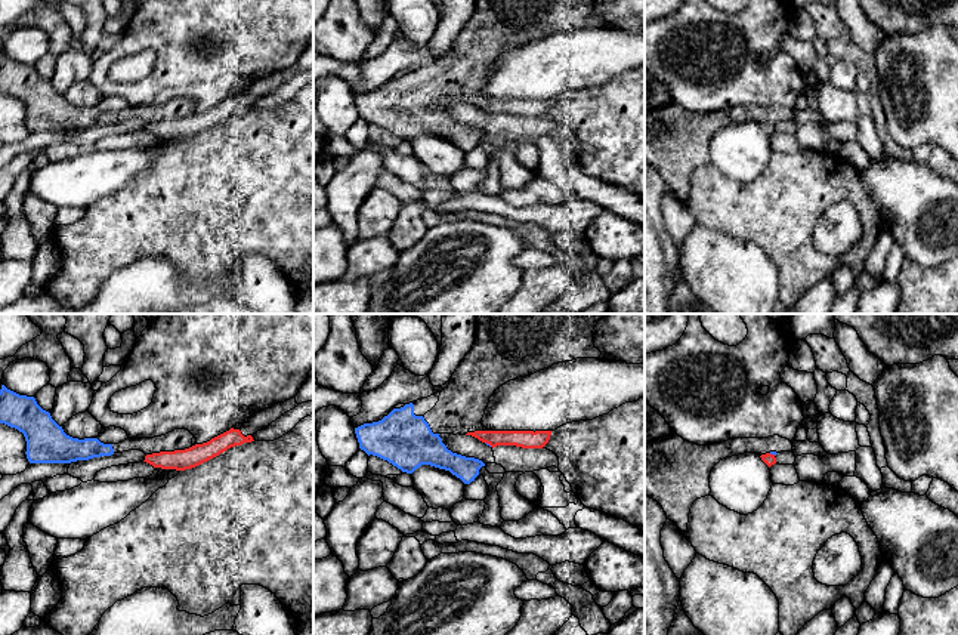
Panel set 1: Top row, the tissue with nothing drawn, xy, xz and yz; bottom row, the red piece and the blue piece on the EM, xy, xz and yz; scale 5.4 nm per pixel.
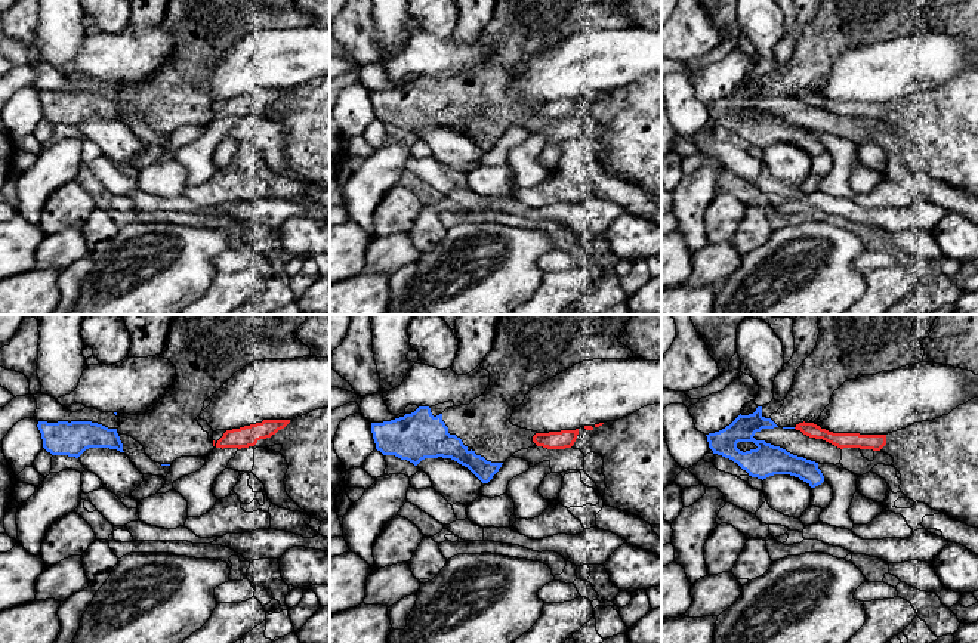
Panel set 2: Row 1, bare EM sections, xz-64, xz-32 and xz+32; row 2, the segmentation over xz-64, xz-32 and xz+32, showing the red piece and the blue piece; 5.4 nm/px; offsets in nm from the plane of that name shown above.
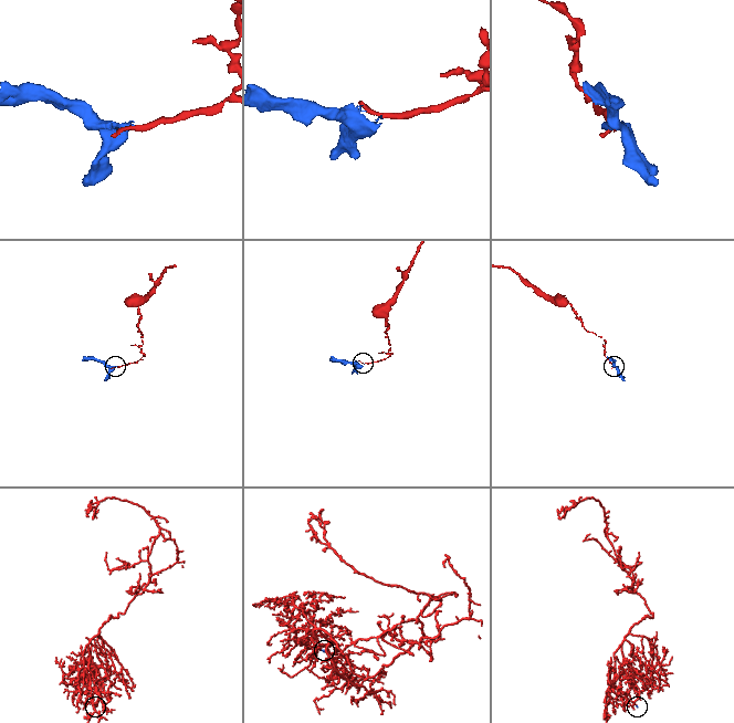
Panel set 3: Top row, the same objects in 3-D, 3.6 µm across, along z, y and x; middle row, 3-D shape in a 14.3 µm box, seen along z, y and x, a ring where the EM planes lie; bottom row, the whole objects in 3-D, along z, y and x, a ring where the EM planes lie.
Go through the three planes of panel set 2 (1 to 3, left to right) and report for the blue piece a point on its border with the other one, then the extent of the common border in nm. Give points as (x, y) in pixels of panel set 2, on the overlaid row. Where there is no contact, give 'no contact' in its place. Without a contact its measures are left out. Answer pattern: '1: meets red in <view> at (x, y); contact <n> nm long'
1: no contact
2: no contact
3: no contact

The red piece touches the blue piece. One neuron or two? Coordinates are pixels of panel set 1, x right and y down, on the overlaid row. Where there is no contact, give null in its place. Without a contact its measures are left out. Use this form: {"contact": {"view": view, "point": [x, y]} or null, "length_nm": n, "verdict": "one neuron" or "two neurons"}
{"contact": {"view": "xz", "point": [488, 443]}, "length_nm": 50, "verdict": "two neurons"}

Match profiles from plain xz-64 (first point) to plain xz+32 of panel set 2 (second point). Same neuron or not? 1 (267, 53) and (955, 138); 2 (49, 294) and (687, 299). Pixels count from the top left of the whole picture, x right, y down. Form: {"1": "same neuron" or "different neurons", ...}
{"1": "different neurons", "2": "same neuron"}

